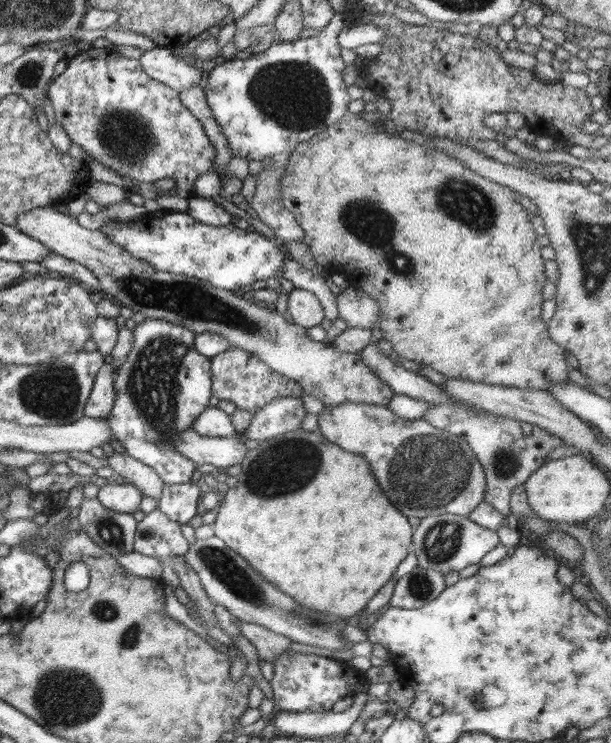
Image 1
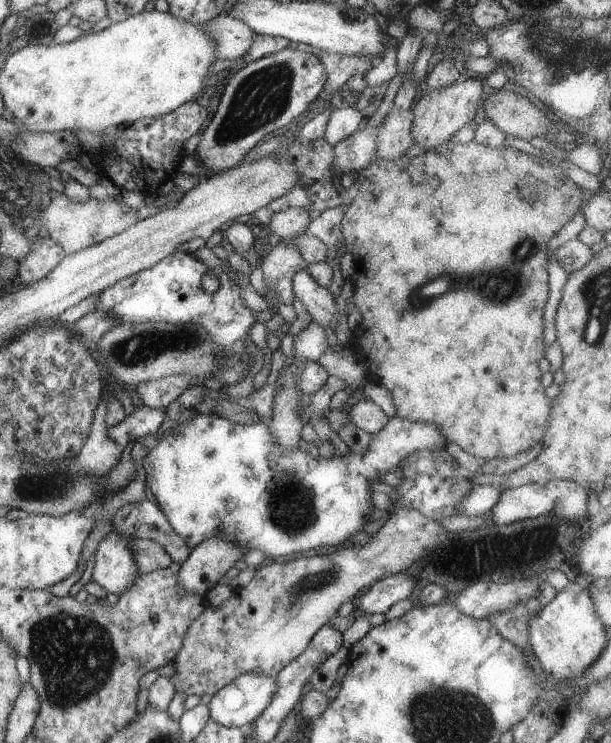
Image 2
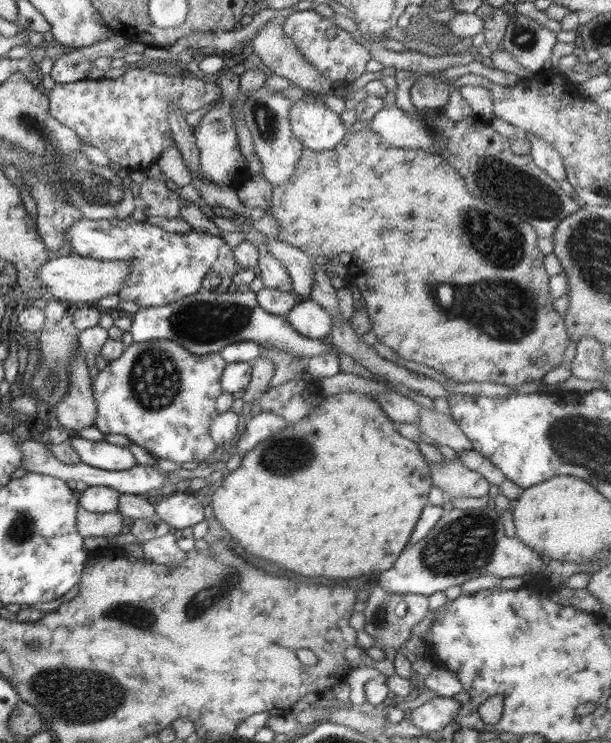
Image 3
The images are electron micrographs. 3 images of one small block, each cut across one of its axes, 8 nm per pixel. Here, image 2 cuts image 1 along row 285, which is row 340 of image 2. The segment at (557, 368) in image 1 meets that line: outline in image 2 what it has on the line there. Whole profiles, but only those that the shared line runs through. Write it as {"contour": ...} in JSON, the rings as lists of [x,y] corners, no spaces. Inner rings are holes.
{"contour":[[[472,140],[472,141],[470,141],[470,142],[469,142],[469,143],[468,143],[468,144],[456,144],[456,143],[454,143],[454,142],[452,142],[452,141],[450,141],[450,142],[447,142],[447,143],[446,143],[446,144],[443,144],[443,145],[442,145],[442,146],[441,146],[441,147],[440,147],[440,148],[438,148],[438,150],[436,150],[436,151],[433,151],[433,150],[429,150],[429,151],[426,151],[426,152],[424,152],[424,154],[420,154],[420,155],[418,155],[418,156],[413,156],[413,157],[410,157],[410,156],[406,156],[406,155],[402,155],[402,156],[401,156],[401,157],[398,157],[398,158],[395,158],[395,159],[392,159],[392,160],[382,160],[382,159],[381,159],[381,158],[377,158],[377,159],[376,159],[376,158],[374,158],[374,159],[372,159],[372,162],[370,162],[370,164],[368,164],[368,166],[367,166],[367,167],[366,167],[366,168],[363,168],[363,169],[362,169],[362,170],[361,170],[361,171],[359,171],[359,173],[360,173],[360,178],[358,178],[358,180],[360,180],[360,186],[358,186],[358,194],[356,194],[356,196],[354,196],[354,200],[352,200],[352,204],[349,204],[349,205],[348,205],[348,206],[347,206],[347,207],[346,207],[346,208],[343,208],[343,209],[342,209],[342,211],[343,211],[343,218],[342,218],[342,222],[340,222],[340,232],[341,232],[341,233],[342,233],[342,236],[343,236],[343,244],[344,244],[344,251],[347,251],[347,252],[350,252],[350,254],[352,254],[352,256],[353,256],[353,258],[354,258],[354,266],[356,266],[356,272],[357,272],[357,273],[358,273],[358,274],[357,274],[357,275],[358,275],[358,276],[360,276],[360,278],[358,278],[358,280],[360,280],[360,288],[358,288],[358,292],[356,292],[356,294],[360,294],[360,302],[356,302],[356,306],[357,306],[357,308],[360,308],[360,314],[361,314],[361,315],[362,315],[362,317],[361,317],[361,321],[360,321],[360,324],[359,324],[359,325],[358,325],[358,326],[357,326],[357,327],[352,327],[352,338],[353,338],[353,340],[352,340],[352,345],[353,345],[353,347],[352,347],[352,348],[351,348],[351,349],[352,349],[352,351],[353,351],[353,352],[354,352],[354,353],[355,353],[355,356],[356,356],[356,358],[358,358],[358,360],[360,360],[360,362],[362,362],[362,364],[364,364],[364,366],[366,366],[366,368],[368,368],[368,379],[369,379],[369,382],[374,382],[374,383],[378,383],[378,384],[381,384],[381,385],[384,385],[384,386],[386,386],[386,388],[388,388],[388,391],[390,391],[390,394],[391,394],[391,396],[392,396],[392,400],[393,400],[393,402],[394,402],[394,406],[396,406],[396,410],[397,410],[397,411],[396,411],[396,414],[398,414],[398,417],[400,417],[400,418],[404,418],[404,419],[408,419],[408,420],[412,420],[412,422],[420,422],[420,421],[423,421],[423,422],[430,422],[430,424],[436,424],[436,426],[438,426],[438,428],[440,428],[440,432],[442,432],[442,434],[444,434],[444,438],[446,438],[446,443],[448,443],[448,442],[452,442],[452,444],[456,444],[456,446],[460,446],[460,448],[462,448],[462,450],[464,450],[464,451],[466,451],[466,452],[468,452],[468,454],[472,454],[472,456],[475,456],[475,457],[477,457],[477,458],[479,458],[479,460],[480,460],[480,461],[482,461],[482,462],[483,462],[483,461],[485,461],[485,460],[488,460],[488,459],[491,459],[491,458],[497,458],[497,459],[499,459],[499,460],[501,460],[501,459],[502,459],[502,458],[504,458],[504,457],[510,457],[510,456],[513,456],[513,455],[516,455],[516,454],[517,454],[517,455],[518,455],[518,454],[520,454],[520,452],[524,452],[524,450],[530,450],[530,448],[532,448],[532,447],[533,447],[533,446],[536,446],[536,444],[538,444],[538,442],[540,442],[540,440],[542,440],[542,438],[543,438],[543,436],[544,436],[544,432],[546,432],[546,428],[548,428],[548,422],[549,422],[549,420],[550,420],[550,408],[552,408],[552,399],[551,399],[551,398],[549,398],[549,397],[548,397],[548,396],[546,396],[546,389],[545,389],[545,388],[544,388],[544,386],[543,386],[543,385],[542,385],[542,383],[540,383],[540,377],[541,377],[541,376],[542,376],[542,374],[543,374],[543,372],[542,372],[542,371],[541,371],[541,370],[540,370],[540,367],[539,367],[539,362],[540,362],[540,361],[541,361],[541,360],[542,360],[542,358],[545,358],[545,348],[546,348],[546,345],[545,345],[545,344],[544,344],[544,335],[543,335],[543,334],[544,334],[544,307],[545,307],[545,306],[546,306],[546,303],[547,303],[547,300],[548,300],[548,295],[549,295],[549,294],[550,294],[550,290],[549,290],[549,276],[548,276],[548,270],[547,270],[547,266],[548,266],[548,264],[547,264],[547,263],[548,263],[548,260],[549,260],[549,256],[548,256],[548,255],[549,255],[549,250],[548,250],[548,242],[550,242],[550,240],[551,240],[551,239],[552,239],[552,238],[553,238],[553,236],[554,236],[554,235],[556,235],[556,233],[557,233],[557,232],[559,232],[559,231],[560,231],[560,230],[561,230],[561,229],[562,229],[562,228],[563,228],[563,227],[564,227],[564,226],[565,226],[565,225],[566,225],[566,224],[567,224],[567,223],[568,223],[568,222],[570,222],[570,221],[571,221],[571,220],[572,220],[572,219],[573,219],[573,218],[574,218],[574,217],[575,217],[575,216],[576,216],[576,215],[577,215],[577,214],[578,214],[578,212],[579,212],[579,213],[580,213],[580,212],[581,212],[581,207],[582,207],[582,206],[583,206],[583,203],[584,203],[584,194],[583,194],[583,193],[582,193],[582,191],[583,191],[583,189],[582,189],[582,188],[580,188],[580,187],[579,187],[579,186],[578,186],[578,185],[577,185],[577,184],[574,184],[574,181],[573,181],[573,180],[570,180],[570,178],[569,178],[569,177],[568,177],[568,176],[566,176],[566,172],[564,172],[564,170],[562,170],[562,168],[560,168],[560,166],[556,166],[556,165],[554,165],[554,164],[552,164],[552,162],[550,162],[550,160],[549,160],[549,158],[543,158],[543,157],[541,157],[541,156],[534,156],[534,155],[530,155],[530,154],[528,154],[528,153],[524,153],[524,152],[522,152],[522,151],[519,151],[519,150],[518,150],[518,149],[515,149],[515,148],[514,148],[514,147],[505,147],[505,146],[504,146],[504,145],[503,145],[503,146],[496,146],[496,147],[489,147],[489,146],[486,146],[486,145],[484,145],[484,144],[478,144],[478,142],[474,142],[474,141],[473,141],[473,140]],[[444,272],[446,272],[446,274],[456,274],[456,276],[462,276],[462,279],[460,279],[460,280],[459,280],[459,282],[456,282],[456,283],[455,283],[455,284],[454,284],[454,290],[460,290],[460,289],[462,289],[462,292],[450,292],[450,294],[446,294],[446,296],[442,296],[442,298],[440,298],[440,296],[436,296],[436,298],[424,298],[424,296],[426,296],[426,297],[431,297],[431,296],[434,296],[434,295],[437,295],[437,294],[442,294],[442,293],[444,293],[444,292],[446,292],[446,290],[447,290],[447,288],[448,288],[448,286],[449,286],[449,280],[450,280],[450,279],[449,279],[449,277],[448,277],[448,276],[445,276],[445,277],[441,277],[441,278],[440,278],[440,274],[444,274]]]}

